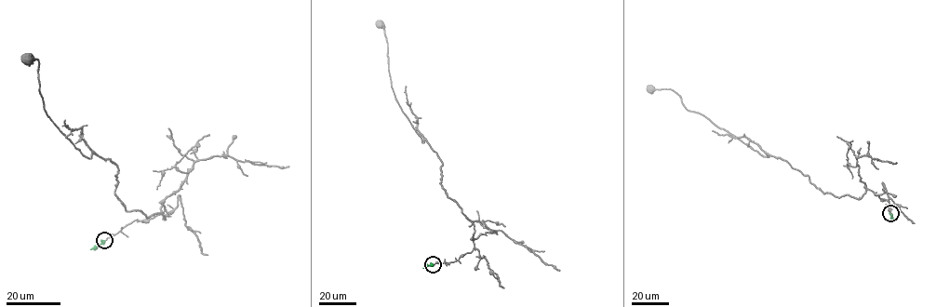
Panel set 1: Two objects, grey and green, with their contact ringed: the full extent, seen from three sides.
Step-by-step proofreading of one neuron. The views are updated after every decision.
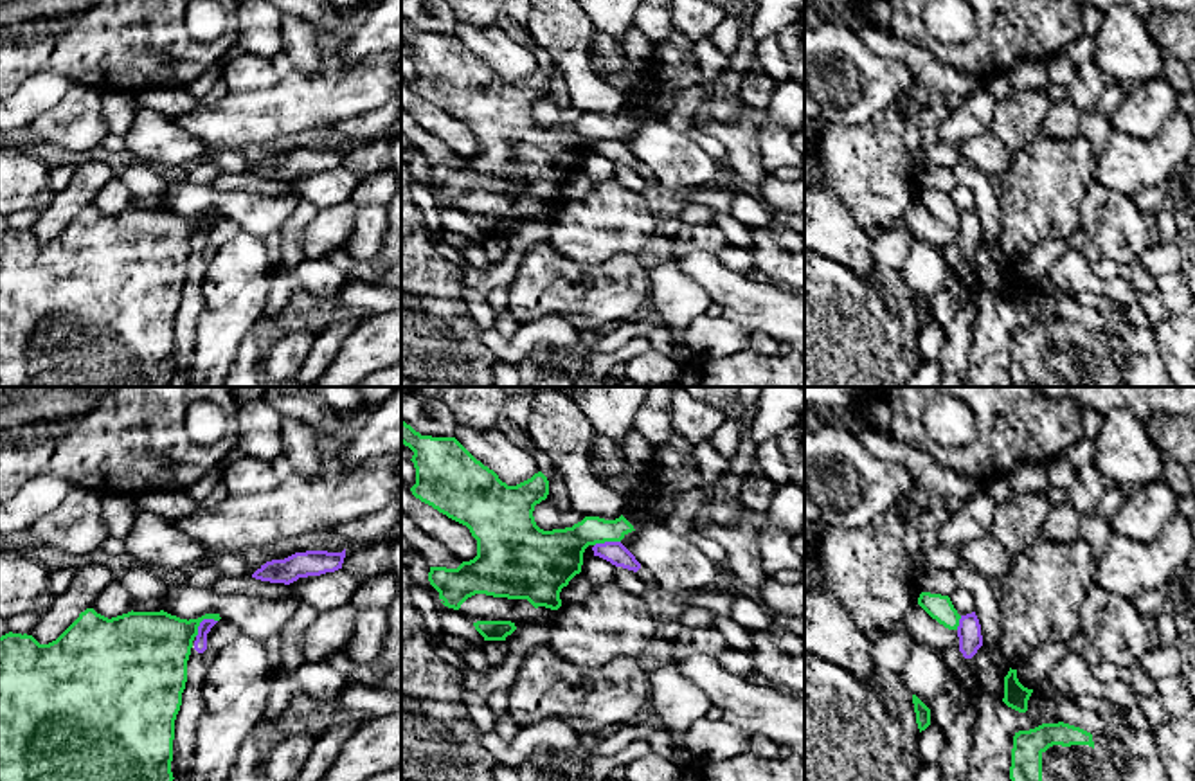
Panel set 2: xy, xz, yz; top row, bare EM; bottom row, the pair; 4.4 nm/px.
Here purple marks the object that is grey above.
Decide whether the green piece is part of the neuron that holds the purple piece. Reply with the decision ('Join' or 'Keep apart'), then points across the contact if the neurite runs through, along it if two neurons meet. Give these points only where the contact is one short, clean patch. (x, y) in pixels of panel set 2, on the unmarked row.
Keep apart. Boundary: xy (216, 216), (204, 216), (195, 233)

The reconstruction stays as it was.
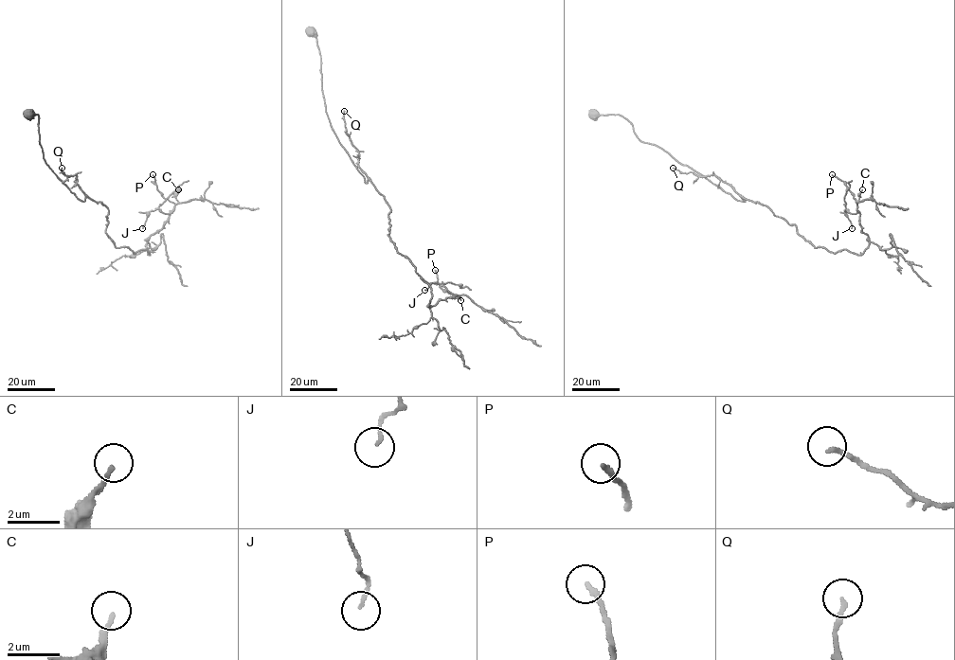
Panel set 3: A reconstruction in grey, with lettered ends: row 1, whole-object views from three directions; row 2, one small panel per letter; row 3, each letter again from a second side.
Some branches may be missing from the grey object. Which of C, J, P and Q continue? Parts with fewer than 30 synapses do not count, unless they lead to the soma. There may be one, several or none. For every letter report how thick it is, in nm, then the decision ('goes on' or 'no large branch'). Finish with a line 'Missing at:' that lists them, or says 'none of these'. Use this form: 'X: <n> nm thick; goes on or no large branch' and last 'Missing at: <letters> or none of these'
C: 150 nm thick; no large branch
J: 100 nm thick; no large branch
P: 190 nm thick; no large branch
Q: 170 nm thick; no large branch
Missing at: none of these

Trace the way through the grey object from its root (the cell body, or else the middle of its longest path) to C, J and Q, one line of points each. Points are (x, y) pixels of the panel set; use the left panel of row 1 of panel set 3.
C: (28, 112), (48, 167), (108, 209), (116, 247), (149, 255), (178, 189)
J: (28, 112), (48, 167), (108, 209), (116, 247), (149, 255), (170, 212), (149, 211), (142, 228)
Q: (28, 112), (39, 115), (46, 163), (83, 201), (77, 175), (66, 176), (62, 168)

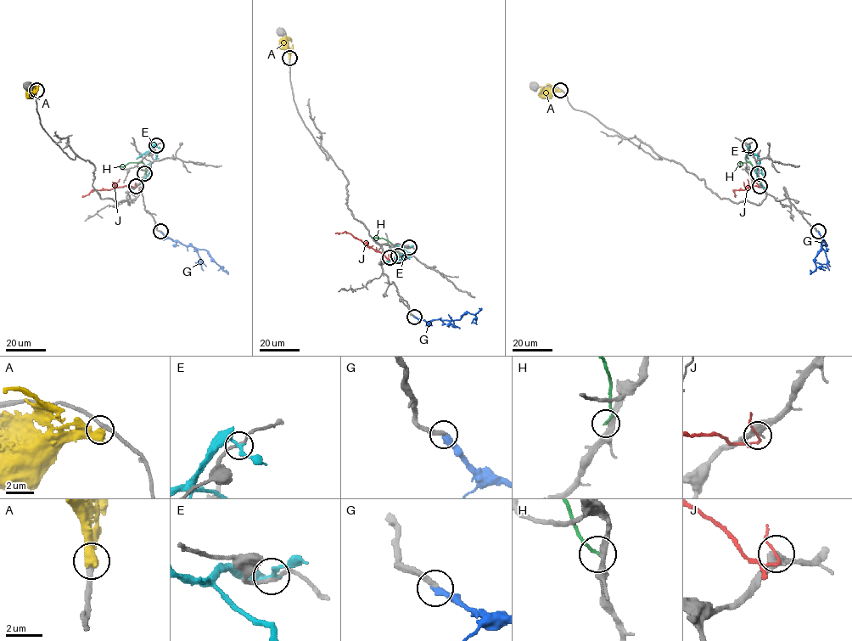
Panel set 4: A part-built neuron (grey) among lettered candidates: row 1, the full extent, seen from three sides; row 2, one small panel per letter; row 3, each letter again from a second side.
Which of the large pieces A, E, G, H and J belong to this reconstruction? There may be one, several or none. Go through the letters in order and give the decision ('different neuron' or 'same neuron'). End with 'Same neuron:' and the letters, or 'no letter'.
A: different neuron
E: different neuron
G: same neuron
H: different neuron
J: different neuron
Same neuron: G

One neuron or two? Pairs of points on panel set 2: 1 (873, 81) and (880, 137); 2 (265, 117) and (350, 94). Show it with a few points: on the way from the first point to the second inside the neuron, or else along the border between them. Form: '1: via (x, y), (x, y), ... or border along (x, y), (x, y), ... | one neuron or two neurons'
1: border along (880, 119), (857, 125), (839, 123) | two neurons
2: via (287, 108), (299, 101), (328, 96) | one neuron

